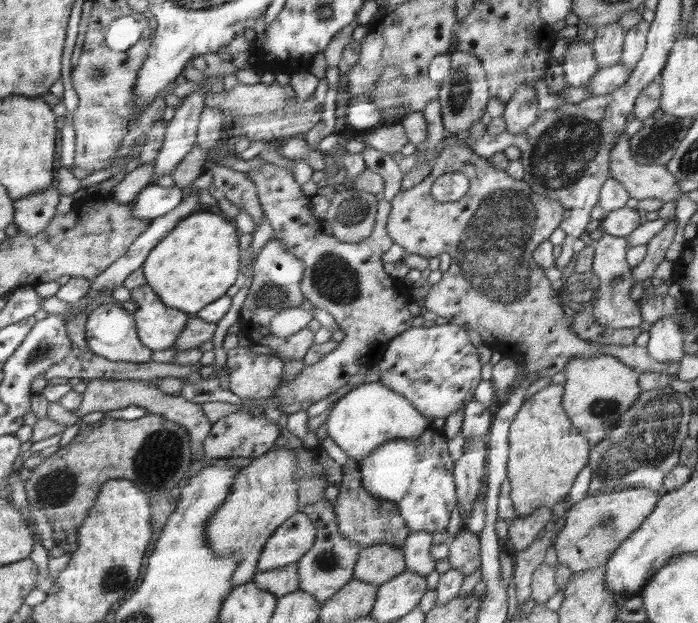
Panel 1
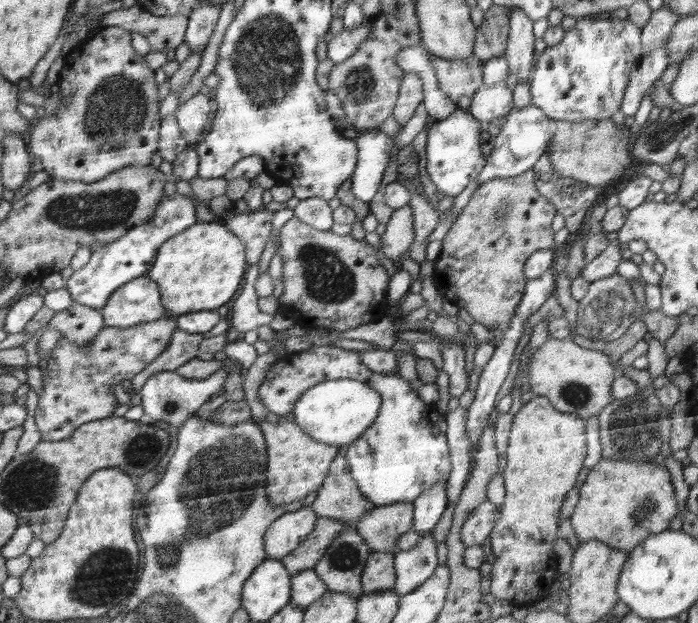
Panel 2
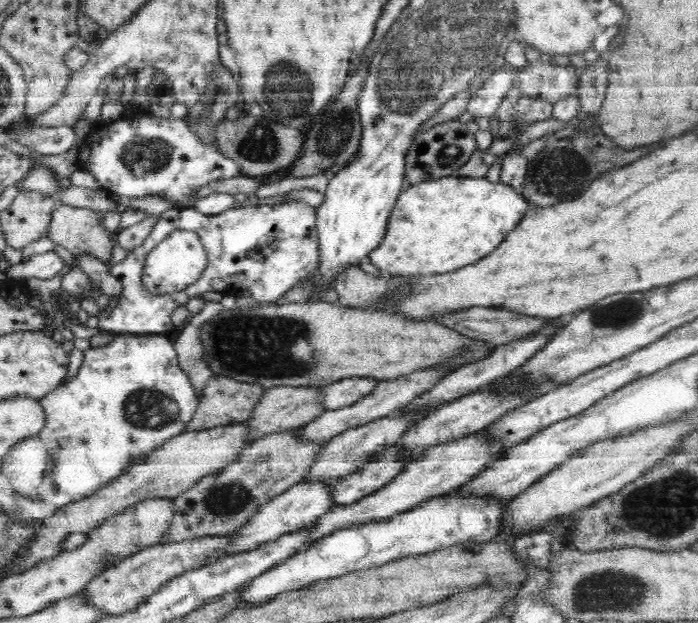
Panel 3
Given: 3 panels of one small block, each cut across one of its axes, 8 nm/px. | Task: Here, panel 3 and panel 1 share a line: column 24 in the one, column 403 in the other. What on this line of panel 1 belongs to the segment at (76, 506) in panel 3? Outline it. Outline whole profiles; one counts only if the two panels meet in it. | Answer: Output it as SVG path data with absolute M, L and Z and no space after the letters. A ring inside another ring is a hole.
M375 544L362 548L355 564L355 579L380 586L406 570L406 556L402 547Z

